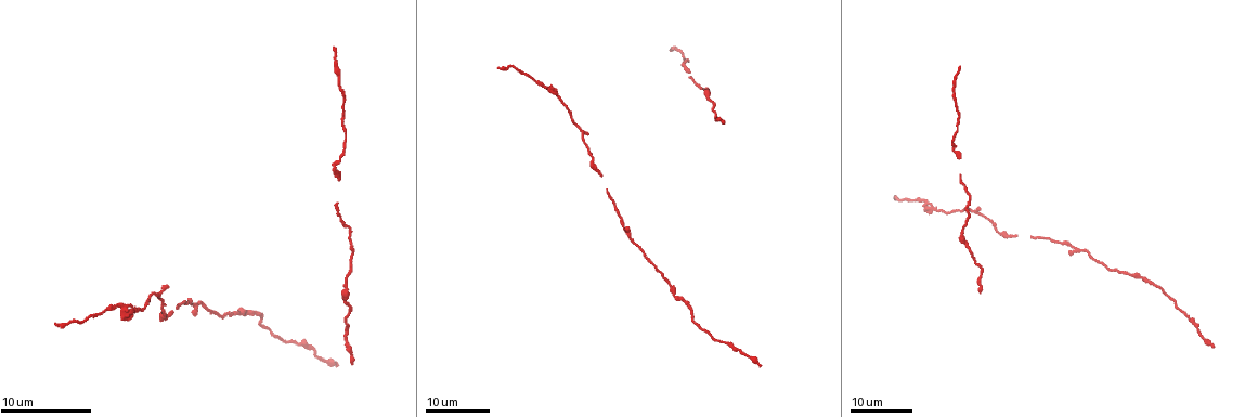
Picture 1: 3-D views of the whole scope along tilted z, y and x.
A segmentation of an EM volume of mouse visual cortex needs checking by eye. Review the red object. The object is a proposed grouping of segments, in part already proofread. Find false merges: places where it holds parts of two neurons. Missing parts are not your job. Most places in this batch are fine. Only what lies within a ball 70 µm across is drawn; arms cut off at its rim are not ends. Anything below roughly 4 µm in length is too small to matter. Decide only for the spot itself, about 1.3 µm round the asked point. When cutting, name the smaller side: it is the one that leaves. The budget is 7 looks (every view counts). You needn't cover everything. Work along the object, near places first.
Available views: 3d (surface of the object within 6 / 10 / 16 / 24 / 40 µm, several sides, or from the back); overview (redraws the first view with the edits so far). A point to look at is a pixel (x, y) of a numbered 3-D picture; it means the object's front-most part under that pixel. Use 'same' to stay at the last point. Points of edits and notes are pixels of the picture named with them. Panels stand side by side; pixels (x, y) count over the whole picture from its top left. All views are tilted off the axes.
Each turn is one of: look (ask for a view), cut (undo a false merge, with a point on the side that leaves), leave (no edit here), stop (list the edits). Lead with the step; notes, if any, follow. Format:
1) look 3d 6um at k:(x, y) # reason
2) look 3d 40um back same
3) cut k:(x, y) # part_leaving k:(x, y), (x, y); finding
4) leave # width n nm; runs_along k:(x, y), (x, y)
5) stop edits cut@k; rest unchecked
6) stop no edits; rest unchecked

look 3d 16um at 1:(962, 242)

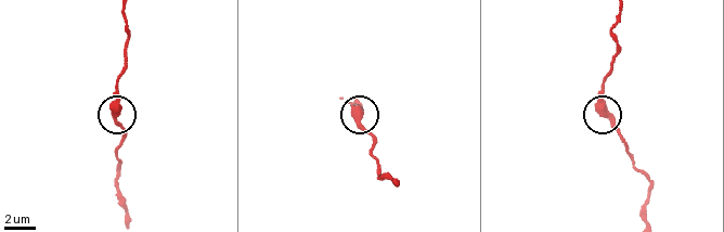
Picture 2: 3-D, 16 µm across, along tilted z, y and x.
look 3d 10um at 2:(604, 113) # zoom in

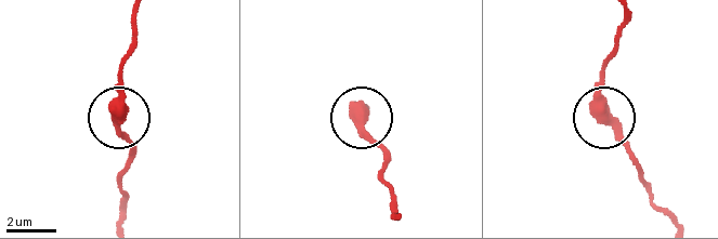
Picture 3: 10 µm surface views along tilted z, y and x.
leave # continuous, no second neuron

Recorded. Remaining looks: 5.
look 3d 24um at 1:(134, 309) # three arms meet

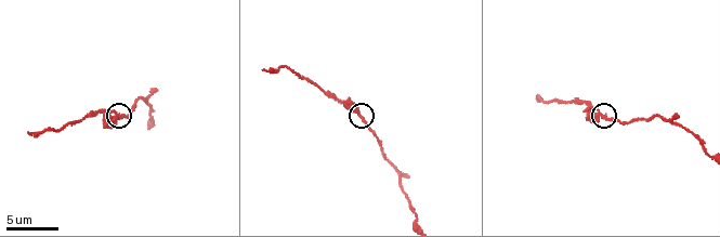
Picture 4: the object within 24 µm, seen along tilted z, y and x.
look 3d 10um at 4:(606, 117)

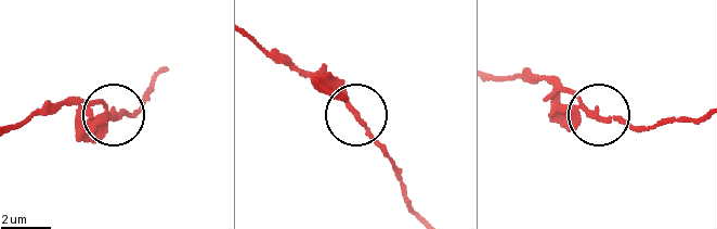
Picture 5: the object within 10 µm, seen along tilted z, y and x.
leave # width 160 nm; runs_along 5:(161, 72), (138, 112), (77, 127); one neuron here

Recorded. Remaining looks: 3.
look 3d 24um at 1:(1074, 246) # three-way junction

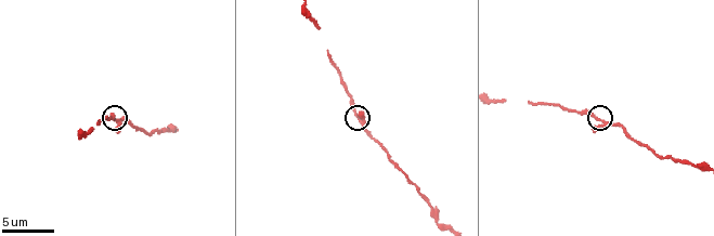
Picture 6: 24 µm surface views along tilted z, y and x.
look 3d 6um at 6:(600, 117)

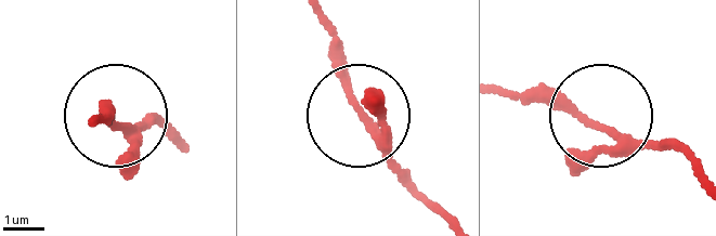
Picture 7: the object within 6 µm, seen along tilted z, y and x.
leave # arms 3; all the same neuron

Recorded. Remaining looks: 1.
stop no edits; rest unchecked

